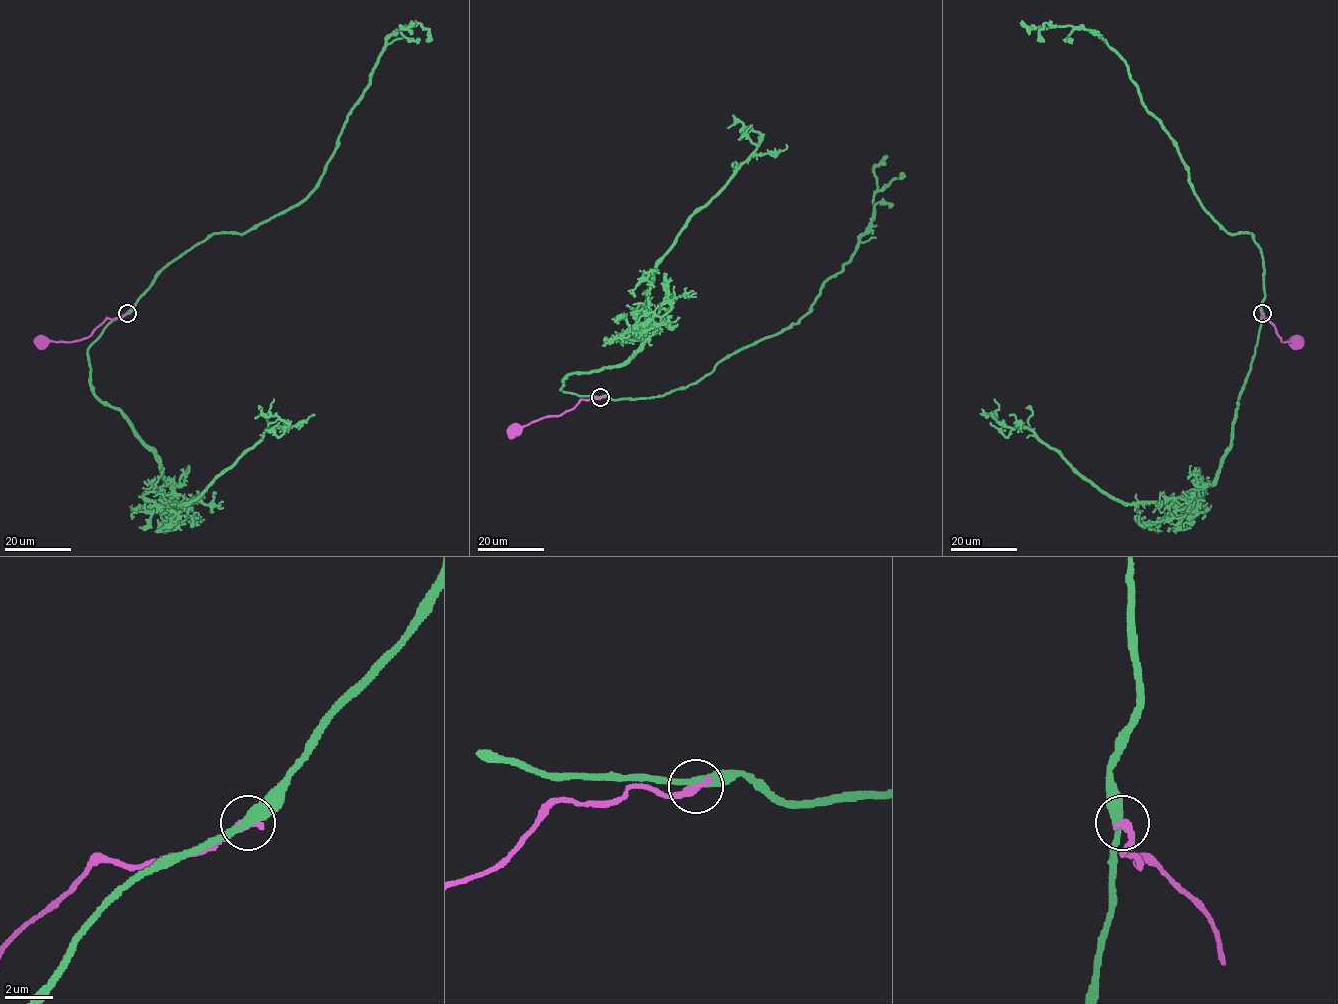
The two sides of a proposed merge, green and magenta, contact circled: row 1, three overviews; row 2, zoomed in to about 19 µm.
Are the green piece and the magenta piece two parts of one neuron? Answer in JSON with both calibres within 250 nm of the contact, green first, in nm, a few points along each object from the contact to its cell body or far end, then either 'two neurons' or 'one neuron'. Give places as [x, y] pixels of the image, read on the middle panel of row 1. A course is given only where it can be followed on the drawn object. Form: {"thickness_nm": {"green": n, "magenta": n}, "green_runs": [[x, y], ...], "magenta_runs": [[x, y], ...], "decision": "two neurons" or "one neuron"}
{"thickness_nm": {"green": 400, "magenta": 400}, "green_runs": [[601, 397], [565, 392], [563, 381], [621, 366], [642, 346], [655, 264], [761, 139], [739, 121], [728, 128]], "magenta_runs": [[601, 397], [581, 399], [560, 415], [541, 417], [514, 429]], "decision": "two neurons"}

